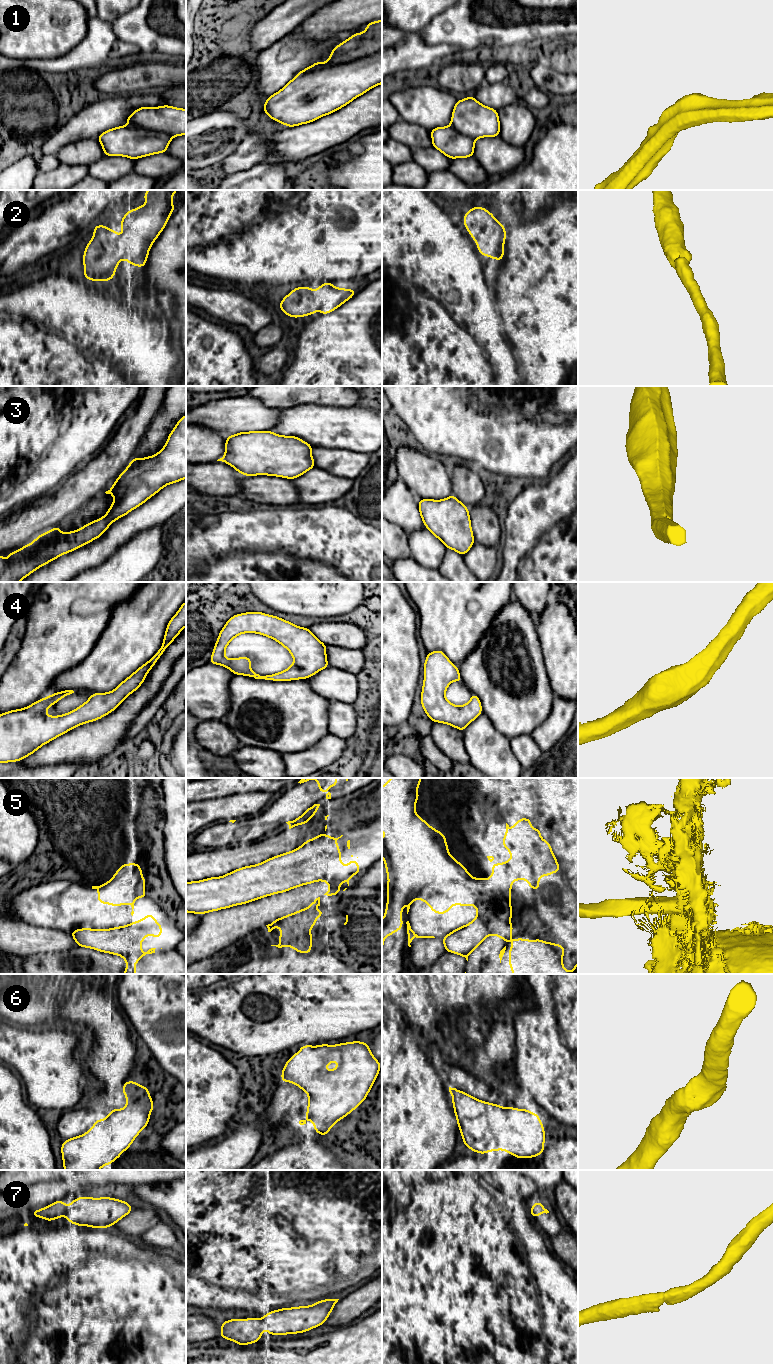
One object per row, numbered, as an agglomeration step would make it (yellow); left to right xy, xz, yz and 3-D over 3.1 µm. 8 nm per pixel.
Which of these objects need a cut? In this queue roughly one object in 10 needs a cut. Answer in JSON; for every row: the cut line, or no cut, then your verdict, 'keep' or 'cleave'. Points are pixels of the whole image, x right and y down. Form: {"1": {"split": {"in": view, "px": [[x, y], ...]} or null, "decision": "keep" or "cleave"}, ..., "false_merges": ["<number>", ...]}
{"1": {"split": {"in": "xz", "px": [[381, 51], [344, 63], [303, 72], [296, 76]]}, "decision": "cleave"}, "2": {"split": null, "decision": "keep"}, "3": {"split": null, "decision": "keep"}, "4": {"split": null, "decision": "keep"}, "5": {"split": {"in": "xz", "px": [[300, 846], [307, 847], [309, 868], [342, 870]]}, "decision": "cleave"}, "6": {"split": null, "decision": "keep"}, "7": {"split": null, "decision": "keep"}, "false_merges": ["1", "5"]}

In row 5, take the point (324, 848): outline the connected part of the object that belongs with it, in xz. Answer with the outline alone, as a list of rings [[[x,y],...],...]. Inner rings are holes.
[[[327,825],[325,826],[325,831],[327,829]],[[325,831],[319,834],[314,839],[308,839],[305,843],[303,843],[300,847],[307,846],[308,847],[308,868],[315,869],[316,866],[314,864],[315,859],[317,858],[319,861],[323,862],[322,866],[318,868],[323,869],[332,869],[335,865],[335,861],[339,858],[339,855],[342,854],[342,851],[337,846],[337,840],[341,838],[341,835],[338,838],[334,838],[331,836],[327,836]]]

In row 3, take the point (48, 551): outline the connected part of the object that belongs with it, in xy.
[[[186,415],[182,416],[176,423],[165,446],[157,454],[146,458],[135,457],[131,460],[127,468],[115,480],[113,486],[105,492],[114,496],[114,502],[102,518],[89,522],[72,532],[61,533],[59,526],[55,526],[50,531],[40,534],[29,545],[11,552],[6,557],[0,555],[0,582],[19,582],[59,556],[73,552],[89,544],[92,540],[98,539],[114,521],[145,503],[166,485],[177,483],[185,478]]]

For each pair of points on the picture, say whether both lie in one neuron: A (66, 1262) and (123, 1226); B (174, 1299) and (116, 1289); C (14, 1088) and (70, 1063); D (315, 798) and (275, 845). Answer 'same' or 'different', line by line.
A: different
B: same
C: different
D: different

